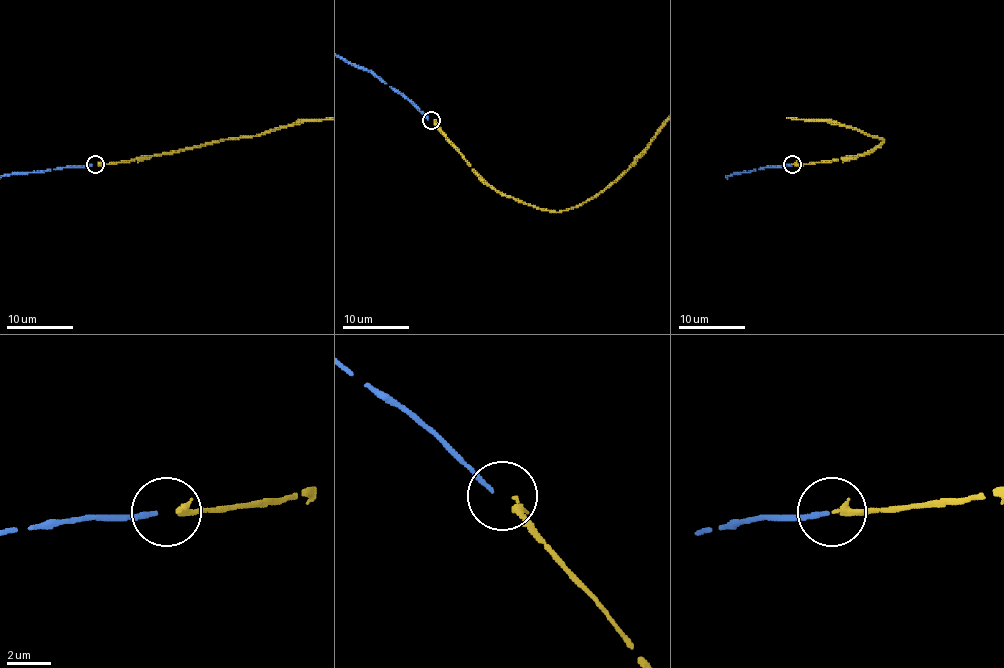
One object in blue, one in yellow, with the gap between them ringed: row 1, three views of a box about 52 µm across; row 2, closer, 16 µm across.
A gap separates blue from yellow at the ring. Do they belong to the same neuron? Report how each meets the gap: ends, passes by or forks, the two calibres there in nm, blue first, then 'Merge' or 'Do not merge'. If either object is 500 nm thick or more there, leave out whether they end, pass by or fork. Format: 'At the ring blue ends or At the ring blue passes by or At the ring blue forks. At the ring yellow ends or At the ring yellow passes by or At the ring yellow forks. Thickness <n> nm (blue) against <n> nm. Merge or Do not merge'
At the ring blue ends. At the ring yellow ends. Thickness 200 nm (blue) against 320 nm. Do not merge

